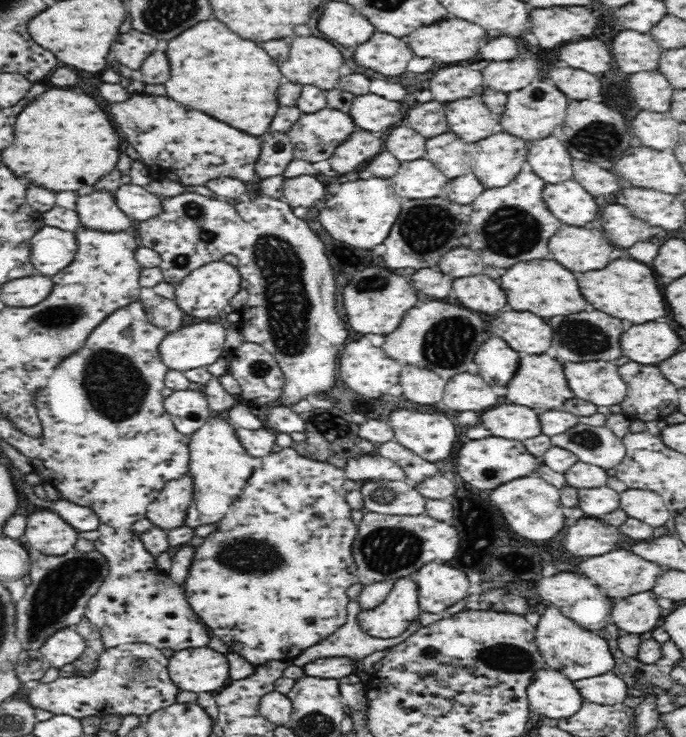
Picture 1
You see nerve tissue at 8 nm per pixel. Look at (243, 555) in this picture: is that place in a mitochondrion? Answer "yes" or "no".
yes

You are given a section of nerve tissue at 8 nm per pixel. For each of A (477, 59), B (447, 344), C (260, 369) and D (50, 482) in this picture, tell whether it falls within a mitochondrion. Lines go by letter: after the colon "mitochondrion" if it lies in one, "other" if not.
A: other
B: mitochondrion
C: mitochondrion
D: other

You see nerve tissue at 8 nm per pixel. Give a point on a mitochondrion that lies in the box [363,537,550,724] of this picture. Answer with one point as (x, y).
(514, 658)

